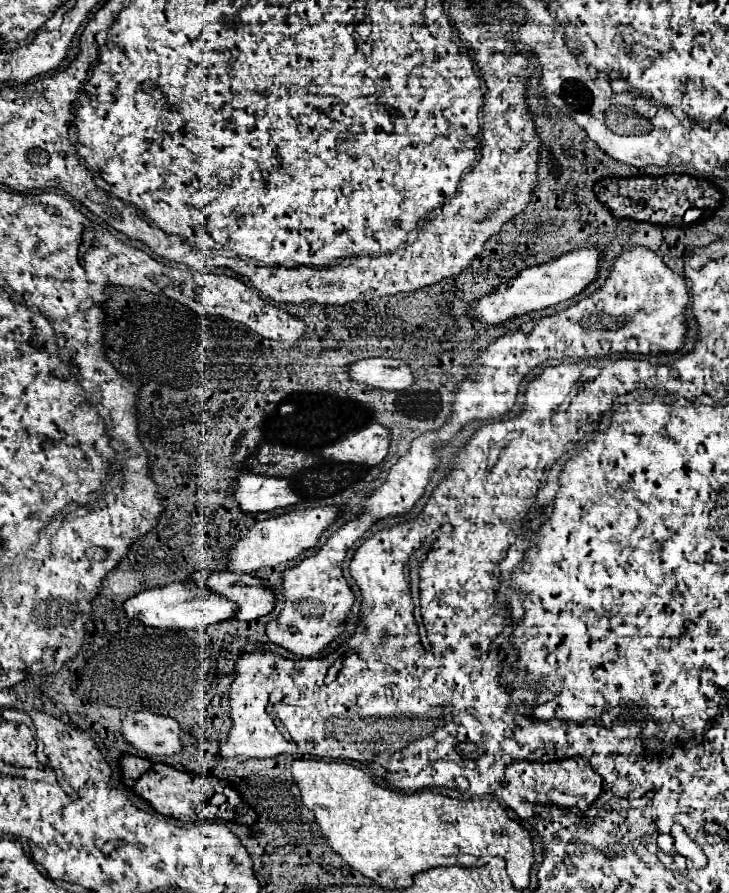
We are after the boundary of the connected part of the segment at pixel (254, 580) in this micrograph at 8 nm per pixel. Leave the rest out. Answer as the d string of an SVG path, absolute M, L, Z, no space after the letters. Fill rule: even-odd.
M194 573L188 577L188 583L202 581L206 581L216 595L236 603L236 619L252 621L268 615L274 607L272 591L266 589L266 583L260 583L258 577L236 573L210 573L206 579L202 577L202 573Z

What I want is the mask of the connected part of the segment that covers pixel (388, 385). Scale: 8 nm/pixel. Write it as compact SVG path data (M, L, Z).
M382 357L360 359L348 367L348 375L356 383L382 391L408 389L414 383L412 371L400 359L382 359Z

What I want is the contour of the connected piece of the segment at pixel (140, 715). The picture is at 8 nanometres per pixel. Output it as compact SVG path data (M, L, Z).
M144 709L126 711L120 731L128 743L148 755L174 755L182 747L178 723Z

